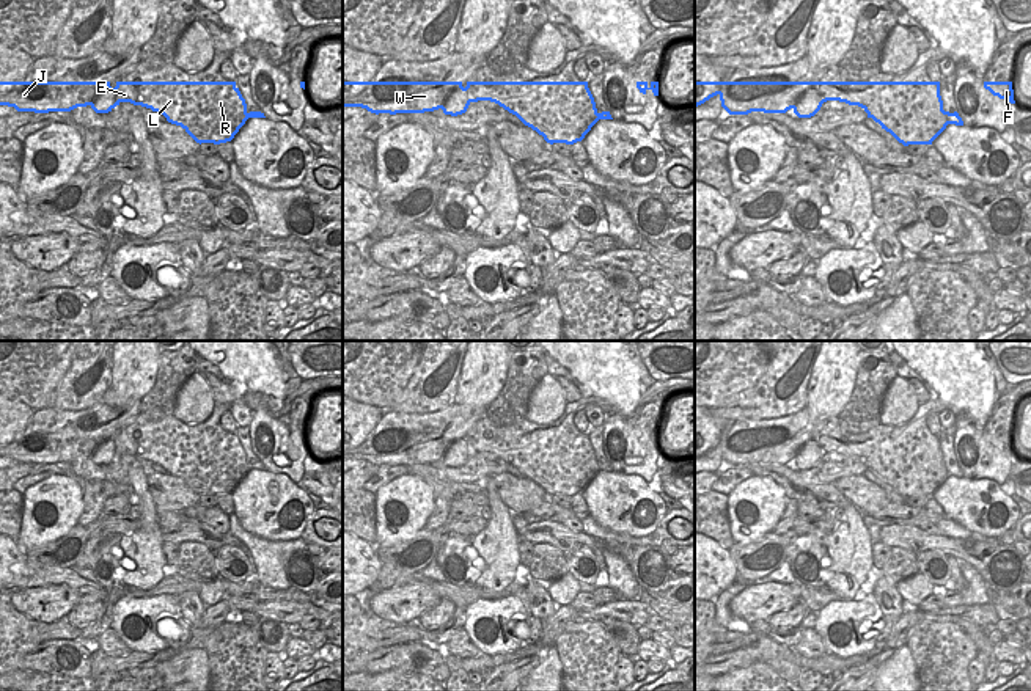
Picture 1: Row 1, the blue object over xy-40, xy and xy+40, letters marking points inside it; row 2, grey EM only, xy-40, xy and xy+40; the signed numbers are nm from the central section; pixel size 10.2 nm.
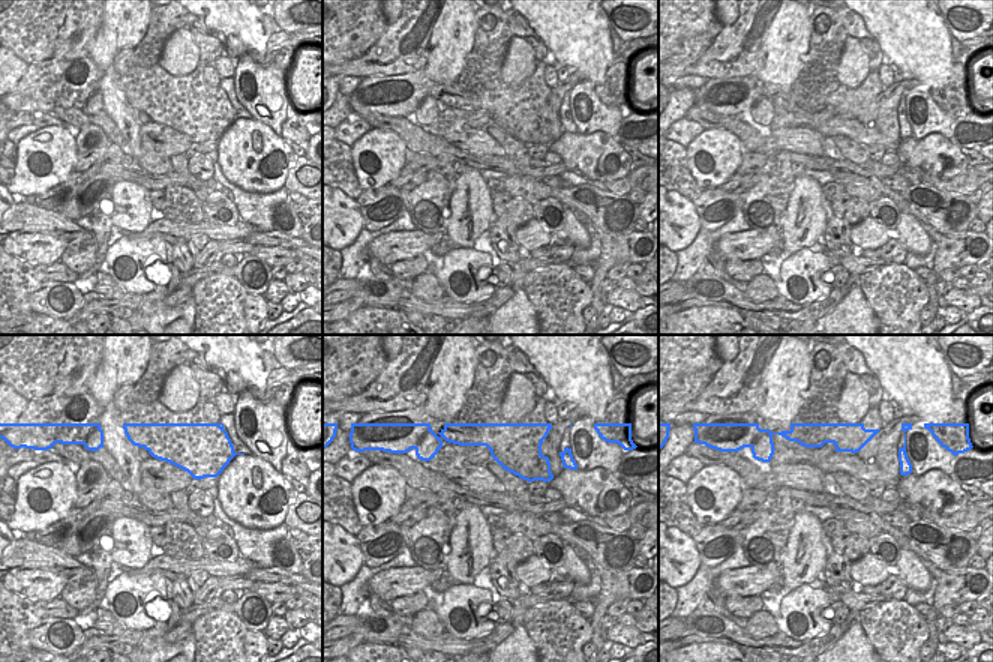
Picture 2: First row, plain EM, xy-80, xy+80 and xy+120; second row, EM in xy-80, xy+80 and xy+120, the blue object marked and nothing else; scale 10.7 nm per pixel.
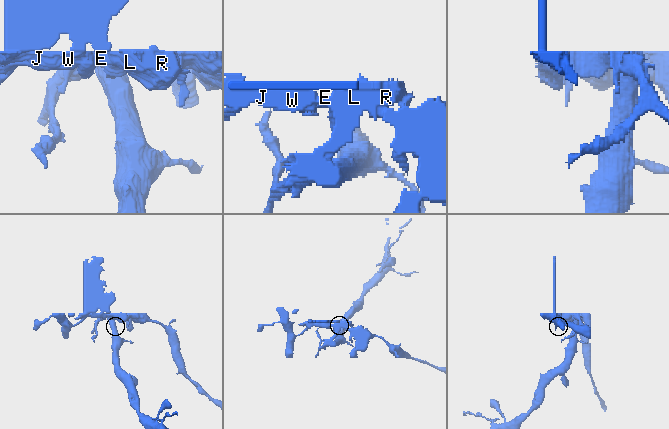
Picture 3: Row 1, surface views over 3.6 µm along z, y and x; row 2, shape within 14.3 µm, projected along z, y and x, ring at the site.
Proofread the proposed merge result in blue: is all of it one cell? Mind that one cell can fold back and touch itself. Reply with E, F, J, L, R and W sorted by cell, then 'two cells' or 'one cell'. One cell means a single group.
groups E J L R W / F; two cells

